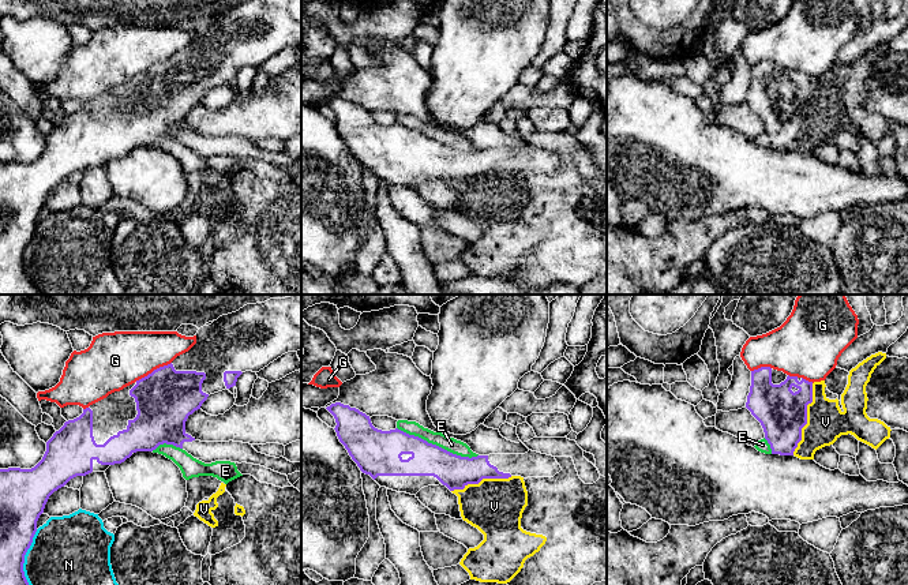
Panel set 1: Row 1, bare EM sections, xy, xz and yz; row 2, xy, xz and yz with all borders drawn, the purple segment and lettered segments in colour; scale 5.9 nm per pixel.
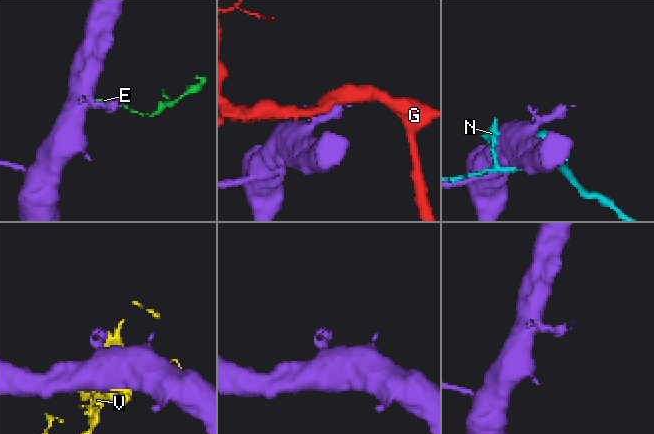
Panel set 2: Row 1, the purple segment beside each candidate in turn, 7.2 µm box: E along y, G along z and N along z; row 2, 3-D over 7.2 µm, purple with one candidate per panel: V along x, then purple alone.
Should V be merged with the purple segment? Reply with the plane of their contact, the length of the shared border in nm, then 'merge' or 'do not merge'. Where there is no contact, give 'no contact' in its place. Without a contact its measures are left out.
meets purple in yz; contact 440 nm long; do not merge

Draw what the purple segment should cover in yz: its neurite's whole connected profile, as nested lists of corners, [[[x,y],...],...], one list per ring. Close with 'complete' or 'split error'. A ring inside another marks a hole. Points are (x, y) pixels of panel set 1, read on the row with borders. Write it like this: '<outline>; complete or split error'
[[[770,367],[751,371],[746,408],[761,423],[772,454],[793,455],[811,402],[813,382]]]; split error

